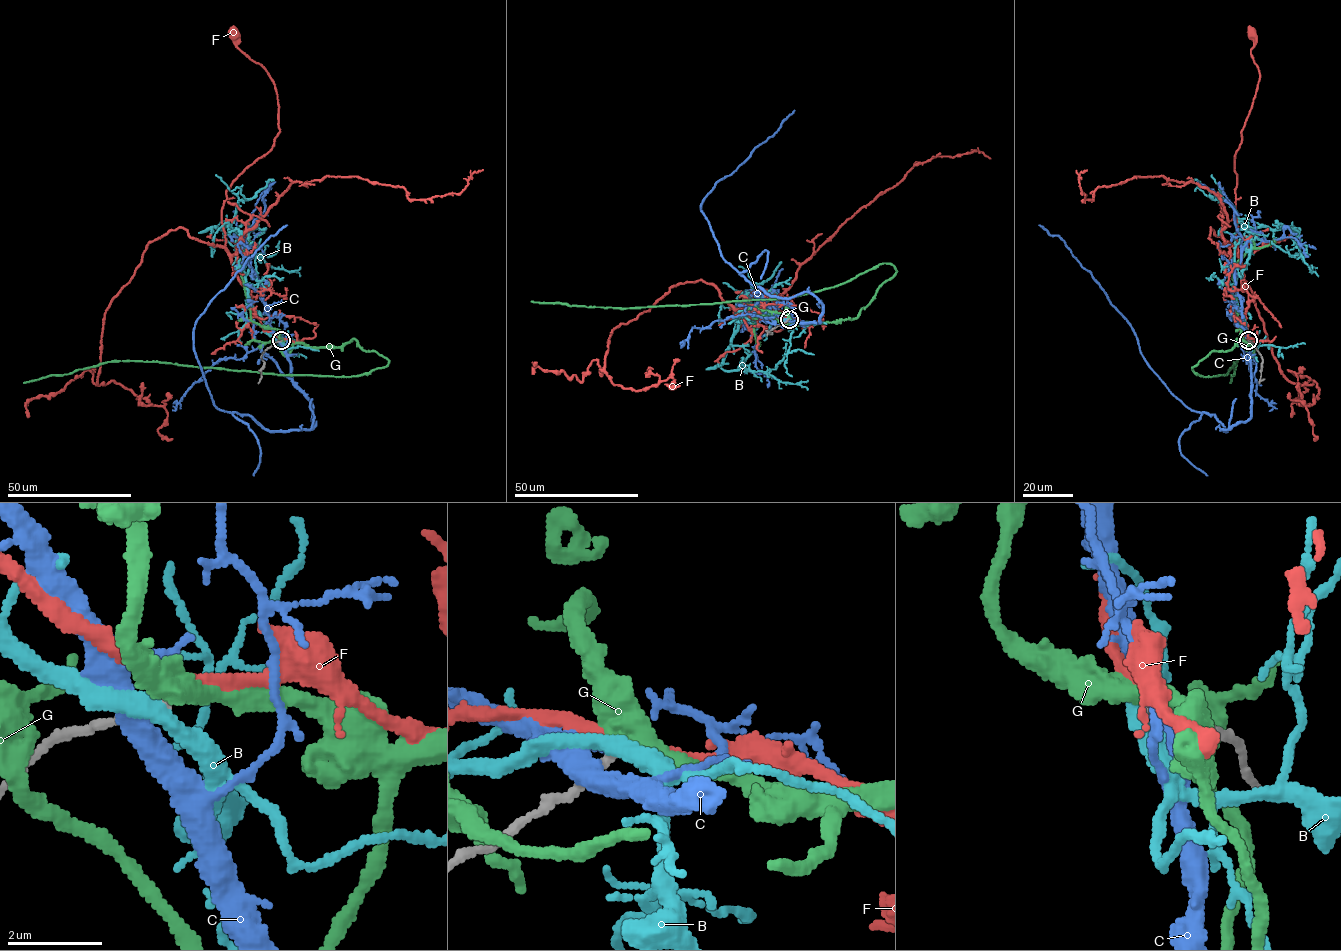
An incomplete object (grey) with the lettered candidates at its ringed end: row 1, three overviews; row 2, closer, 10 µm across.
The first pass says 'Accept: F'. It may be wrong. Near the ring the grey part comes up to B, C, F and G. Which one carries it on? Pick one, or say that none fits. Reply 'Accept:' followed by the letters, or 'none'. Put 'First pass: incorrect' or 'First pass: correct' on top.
First pass: correct
Accept: F

